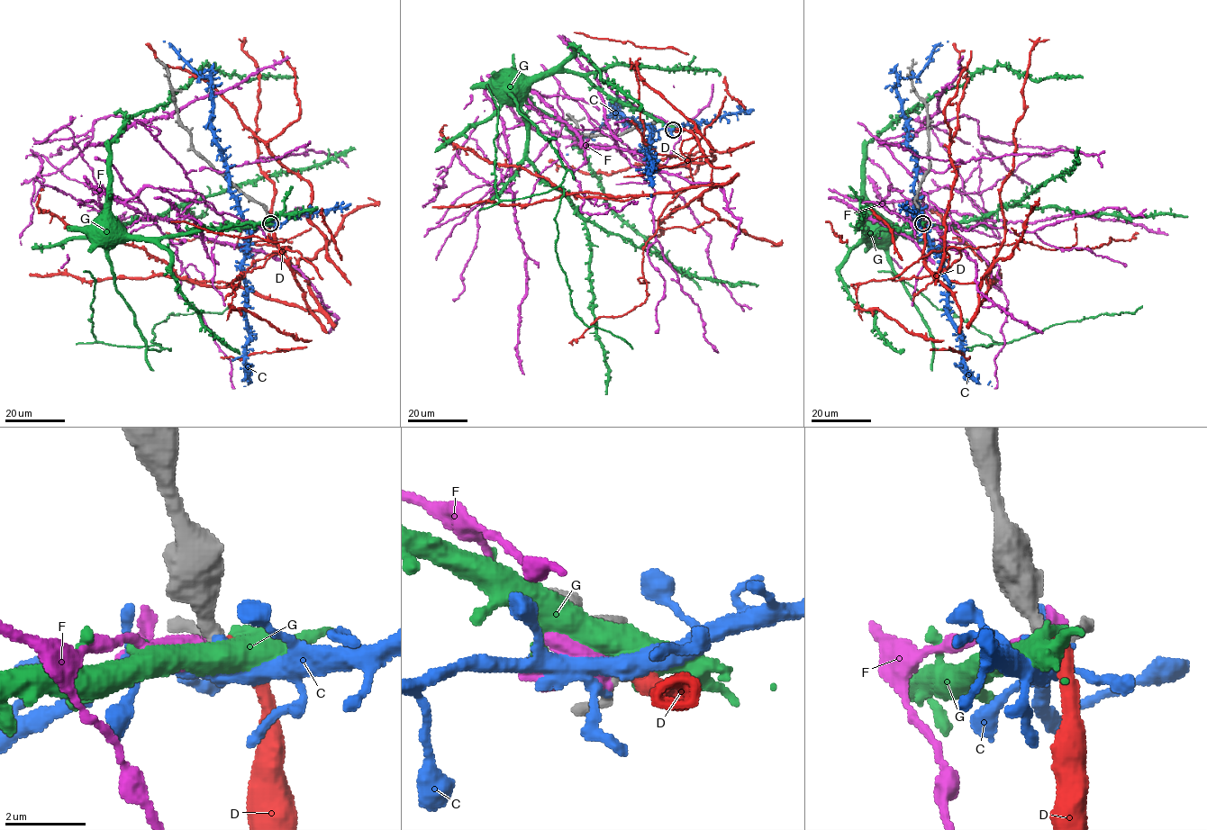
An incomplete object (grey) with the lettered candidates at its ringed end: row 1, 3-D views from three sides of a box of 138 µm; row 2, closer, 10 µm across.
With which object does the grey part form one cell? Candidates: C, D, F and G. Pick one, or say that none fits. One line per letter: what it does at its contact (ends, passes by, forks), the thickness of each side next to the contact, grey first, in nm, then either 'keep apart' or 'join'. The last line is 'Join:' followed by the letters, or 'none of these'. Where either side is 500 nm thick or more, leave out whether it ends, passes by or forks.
C: it passes by; calibres 320 and 320 nm; keep apart
D: it ends; calibres 320 and 460 nm; join
F: it ends; calibres 320 and 480 nm; keep apart
G: calibres 320 and 550 nm; keep apart
Join: D

